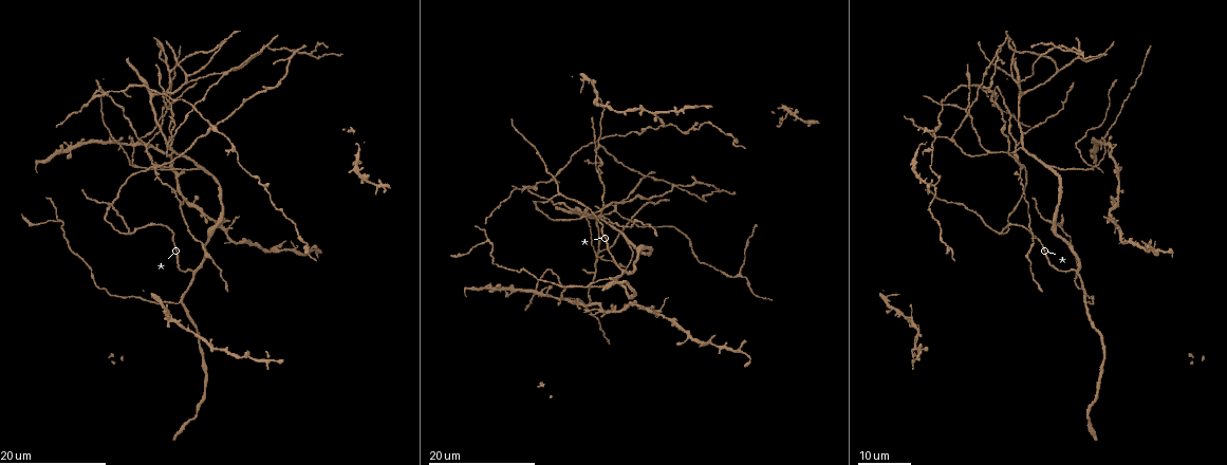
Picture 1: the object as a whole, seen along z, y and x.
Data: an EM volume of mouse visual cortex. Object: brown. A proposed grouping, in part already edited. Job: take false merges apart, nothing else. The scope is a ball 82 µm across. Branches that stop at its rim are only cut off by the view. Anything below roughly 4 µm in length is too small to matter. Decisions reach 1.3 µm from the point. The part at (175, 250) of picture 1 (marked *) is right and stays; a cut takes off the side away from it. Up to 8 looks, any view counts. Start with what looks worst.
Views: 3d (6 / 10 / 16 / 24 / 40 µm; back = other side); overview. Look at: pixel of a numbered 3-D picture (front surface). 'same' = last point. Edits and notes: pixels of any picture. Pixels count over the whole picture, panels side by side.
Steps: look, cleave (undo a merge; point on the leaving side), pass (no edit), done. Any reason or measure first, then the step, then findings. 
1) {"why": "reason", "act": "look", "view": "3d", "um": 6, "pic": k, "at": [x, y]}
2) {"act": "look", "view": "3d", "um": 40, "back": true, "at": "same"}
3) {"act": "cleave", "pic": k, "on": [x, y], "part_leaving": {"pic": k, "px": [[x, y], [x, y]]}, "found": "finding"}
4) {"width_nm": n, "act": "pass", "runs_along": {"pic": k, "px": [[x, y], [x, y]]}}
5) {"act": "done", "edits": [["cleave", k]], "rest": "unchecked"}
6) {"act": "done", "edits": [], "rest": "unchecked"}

{"why": "looks like a crossing", "act": "look", "view": "3d", "um": 24, "pic": 1, "at": [154, 164]}

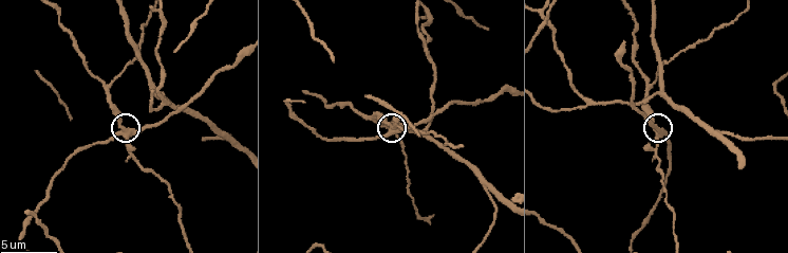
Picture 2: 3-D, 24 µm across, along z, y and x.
{"act": "look", "view": "3d", "um": 10, "pic": 2, "at": [127, 132]}

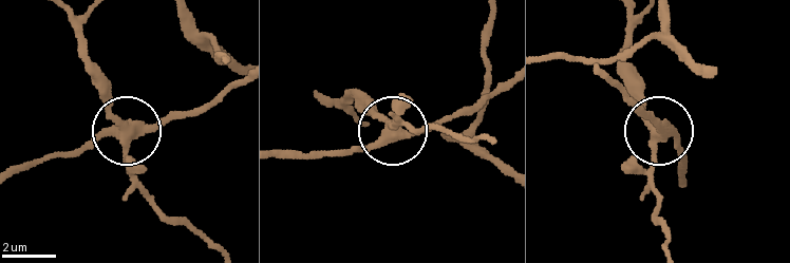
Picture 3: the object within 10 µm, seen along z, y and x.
{"width_nm": 340, "act": "cleave", "pic": 3, "on": [136, 169], "part_leaving": {"pic": 3, "px": [[128, 134], [110, 110], [104, 75], [74, 21]]}, "found": "a second neuron is stuck on"}

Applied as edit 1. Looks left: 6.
{"why": "small branch off a trunk", "act": "look", "view": "3d", "um": 24, "pic": 1, "at": [567, 300]}

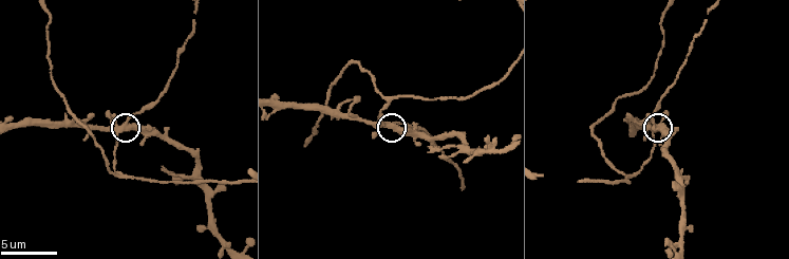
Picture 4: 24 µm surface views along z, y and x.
{"act": "look", "view": "3d", "um": 6, "pic": 4, "at": [127, 127]}

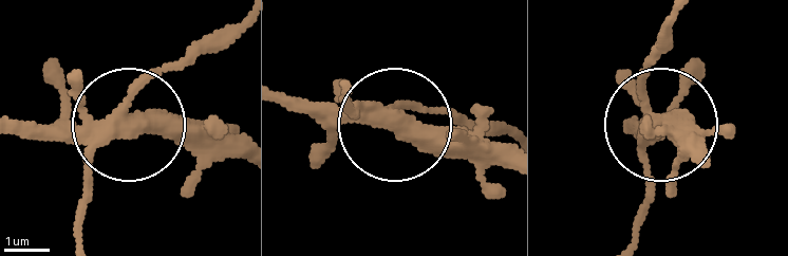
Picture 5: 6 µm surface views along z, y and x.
{"act": "look", "view": "3d", "um": 6, "back": true, "pic": 5, "at": [139, 121]}

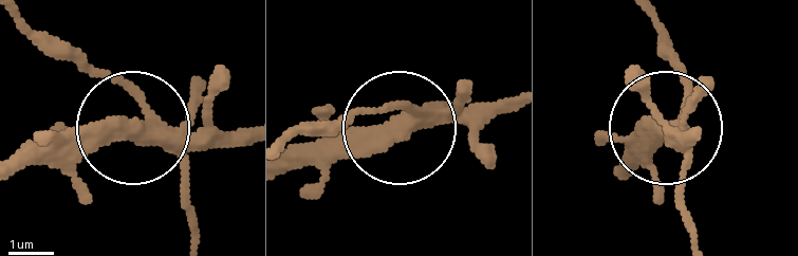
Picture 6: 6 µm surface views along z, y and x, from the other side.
{"act": "cleave", "pic": 6, "on": [233, 139], "part_leaving": {"pic": 6, "px": [[164, 130], [20, 157]]}, "found": "two neurons meet here"}

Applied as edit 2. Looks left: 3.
{"act": "look", "view": "overview"}

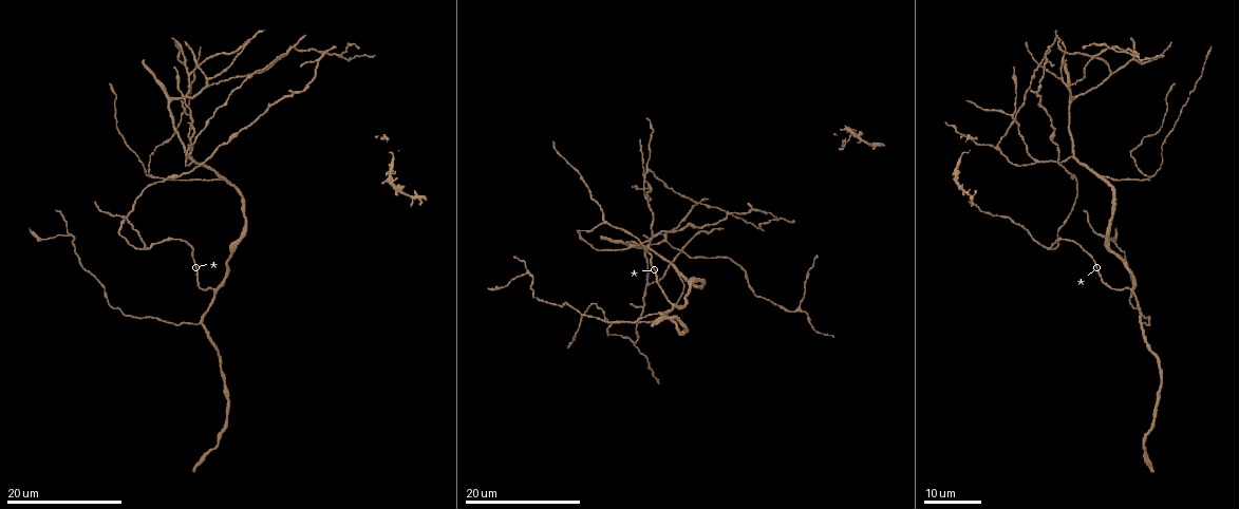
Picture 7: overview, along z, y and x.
{"why": "branch point", "act": "look", "view": "3d", "um": 16, "pic": 7, "at": [1059, 77]}

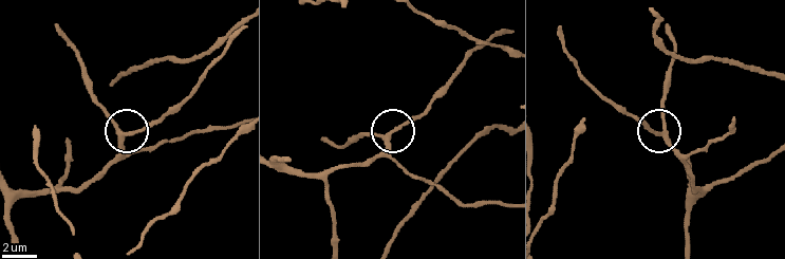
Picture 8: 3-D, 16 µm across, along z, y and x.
{"why": "zoom in", "act": "look", "view": "3d", "um": 6, "pic": 8, "at": [124, 134]}

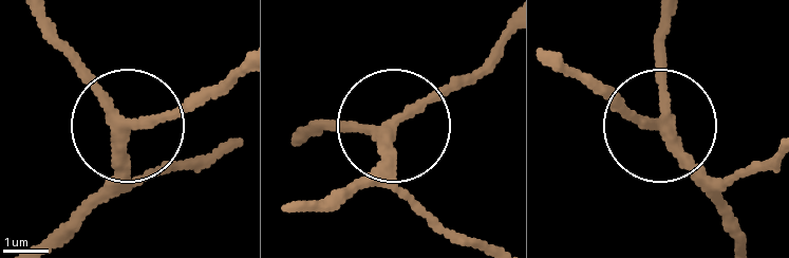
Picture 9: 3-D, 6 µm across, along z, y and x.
{"act": "pass", "runs_along": {"pic": 9, "px": [[739, 238], [663, 124], [660, 37]]}, "found": "one neuron here"}

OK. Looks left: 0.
{"act": "done", "edits": [["cleave", 3], ["cleave", 6]], "rest": "unchecked"}

